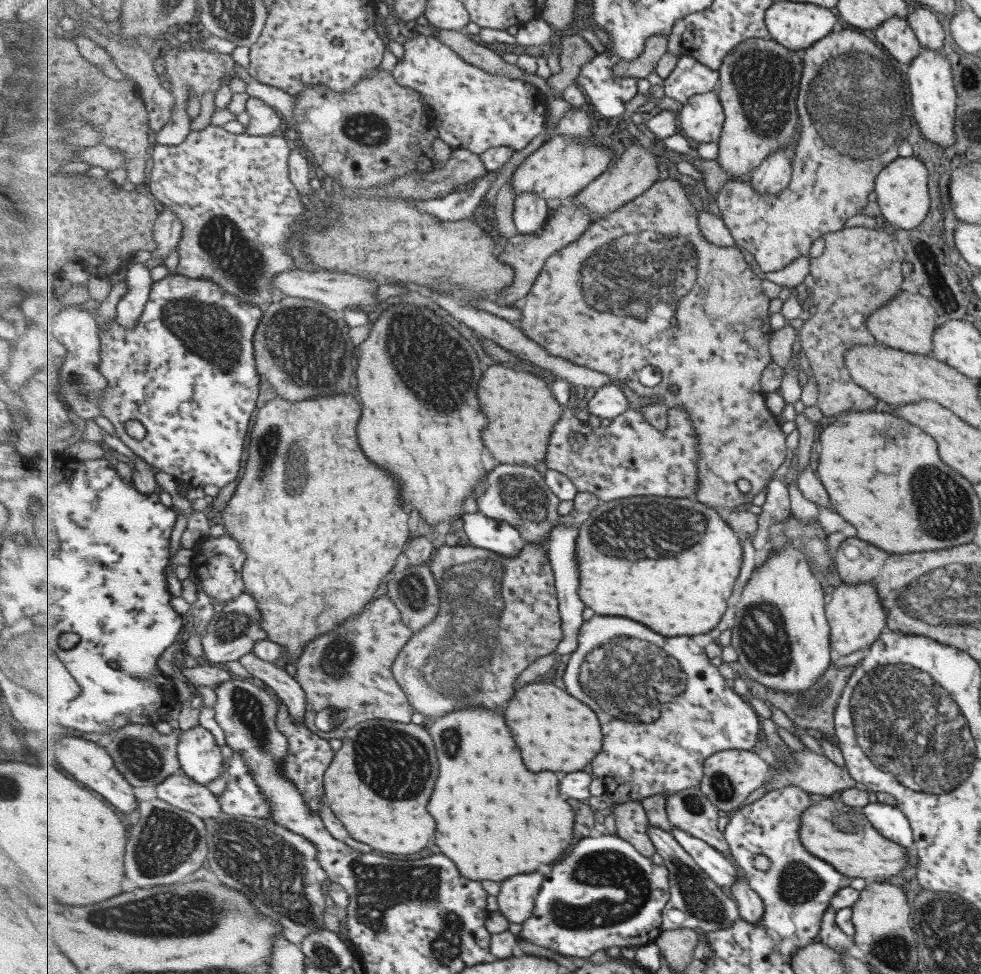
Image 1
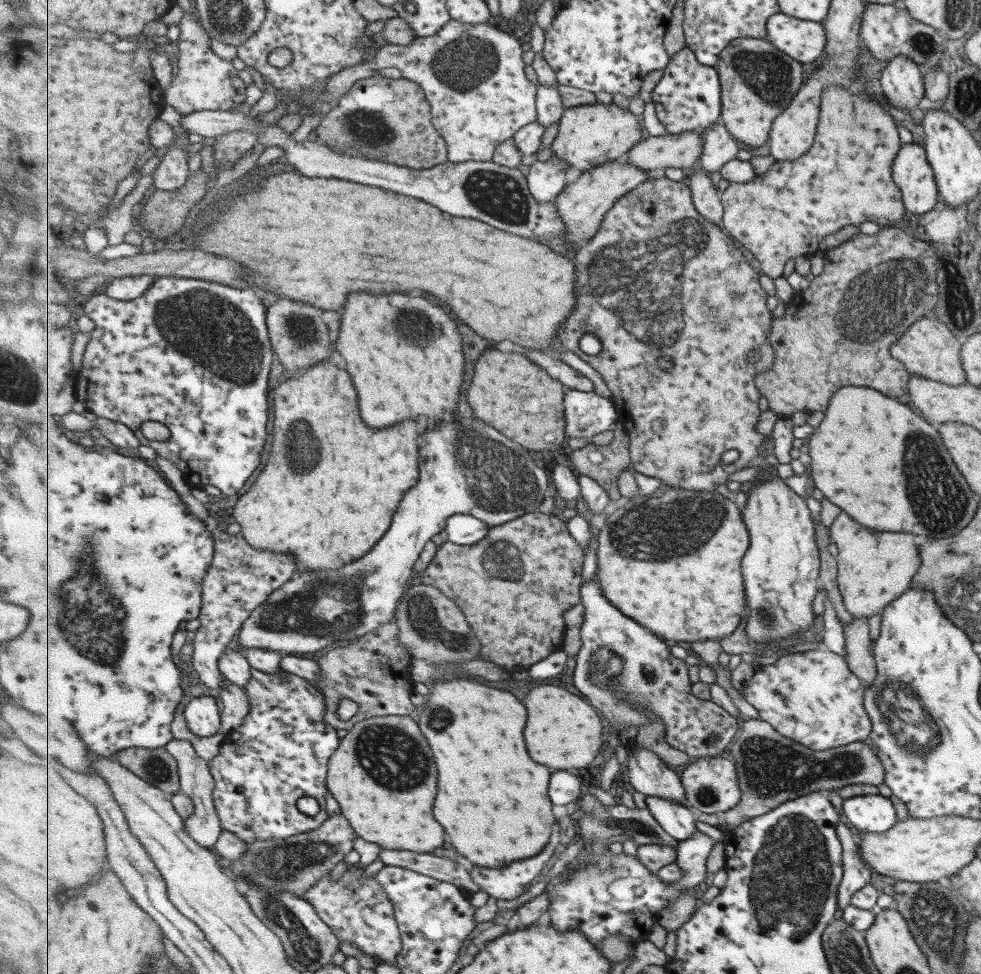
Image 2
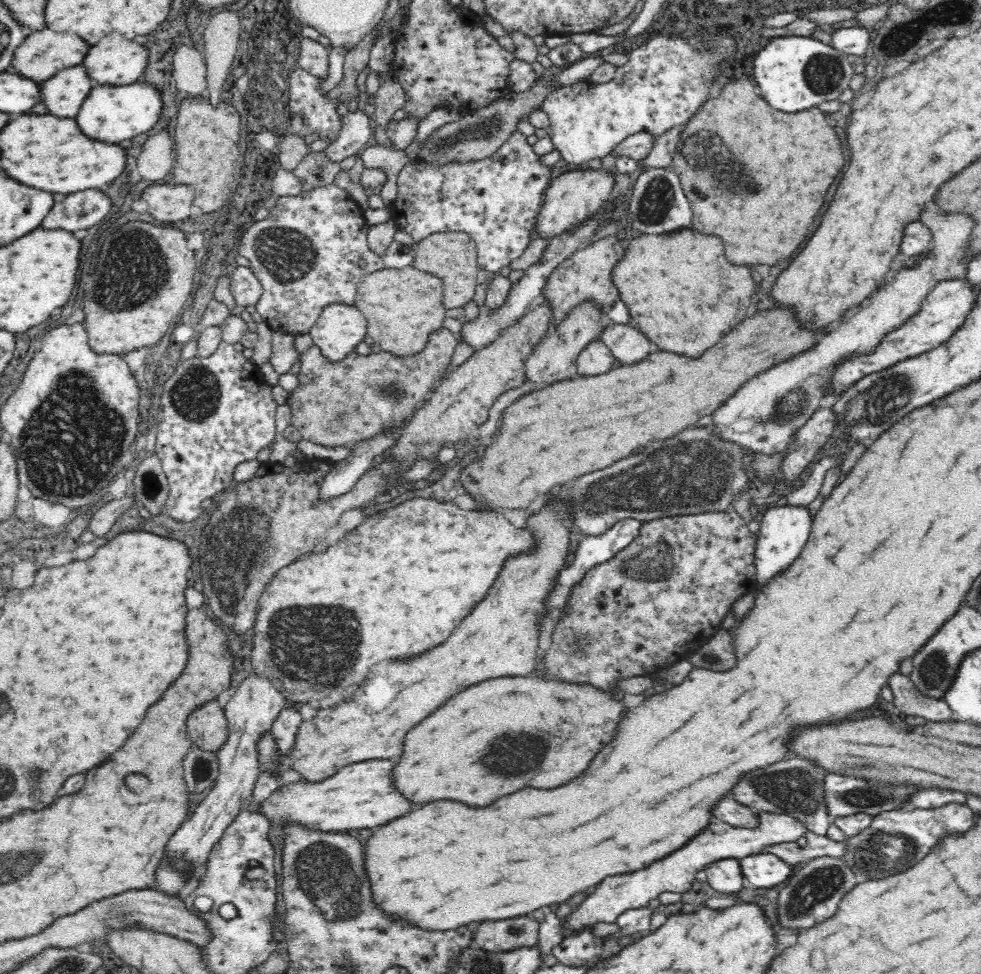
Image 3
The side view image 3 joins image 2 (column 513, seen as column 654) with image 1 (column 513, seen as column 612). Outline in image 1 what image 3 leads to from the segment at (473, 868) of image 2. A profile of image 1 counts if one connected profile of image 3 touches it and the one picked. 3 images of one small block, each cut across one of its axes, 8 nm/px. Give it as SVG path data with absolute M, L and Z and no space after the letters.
M531 872L531 874L521 874L513 876L513 880L504 880L501 885L500 893L497 896L499 904L498 910L501 911L510 922L524 924L528 918L533 916L536 910L536 900L544 886L545 875L541 872Z

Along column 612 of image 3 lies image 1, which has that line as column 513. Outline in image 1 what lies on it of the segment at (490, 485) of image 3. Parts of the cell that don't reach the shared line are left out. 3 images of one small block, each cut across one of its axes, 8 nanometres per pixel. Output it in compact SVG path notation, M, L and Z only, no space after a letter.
M499 363L489 366L491 370L485 372L481 384L479 384L479 400L481 408L485 408L491 424L485 432L485 444L497 456L503 464L531 464L534 467L539 462L545 460L549 440L553 434L555 424L564 415L565 406L557 400L555 393L550 385L541 378L529 372L518 371Z

